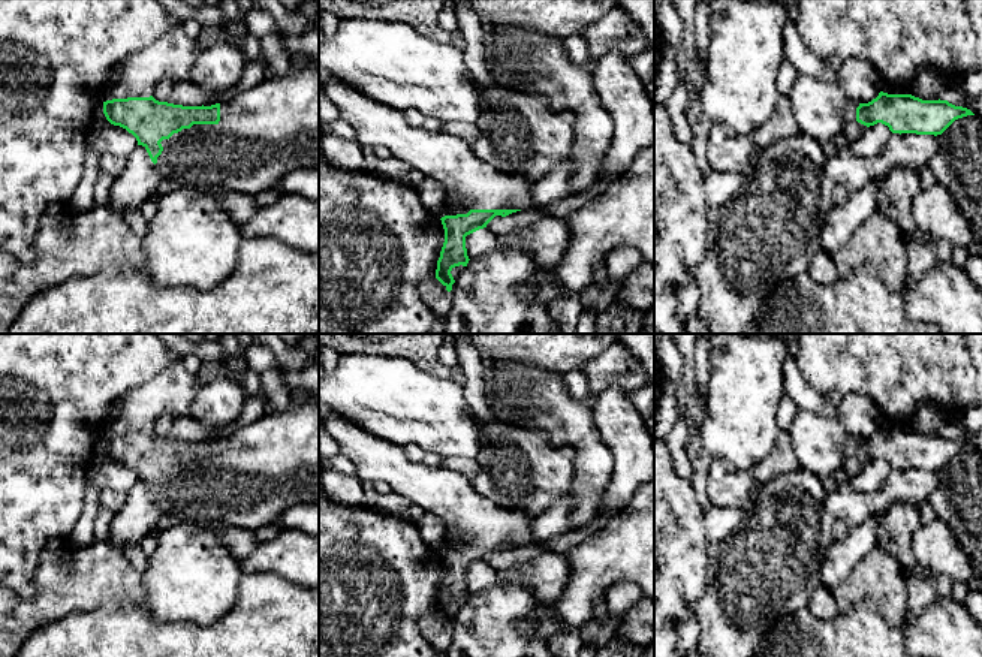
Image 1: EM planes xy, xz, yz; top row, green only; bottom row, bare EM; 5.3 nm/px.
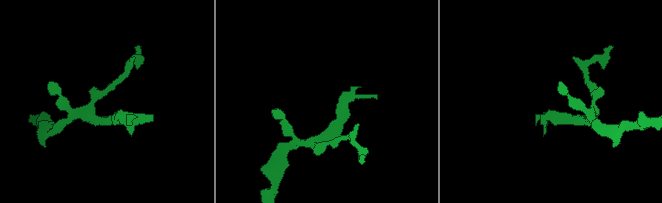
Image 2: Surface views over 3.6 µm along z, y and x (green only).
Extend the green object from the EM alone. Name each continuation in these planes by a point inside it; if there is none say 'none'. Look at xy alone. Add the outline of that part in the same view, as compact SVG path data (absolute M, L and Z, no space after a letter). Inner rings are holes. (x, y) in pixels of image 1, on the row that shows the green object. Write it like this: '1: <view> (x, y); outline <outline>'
1: xy (264, 133); outline M305 63L284 76L263 79L247 91L241 91L228 103L220 103L217 124L193 124L162 142L157 171L163 180L187 186L223 186L229 190L256 196L274 189L289 172L298 169L319 171L319 66Z

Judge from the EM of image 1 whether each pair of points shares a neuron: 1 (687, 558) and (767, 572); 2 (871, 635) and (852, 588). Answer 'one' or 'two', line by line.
1: two
2: two

